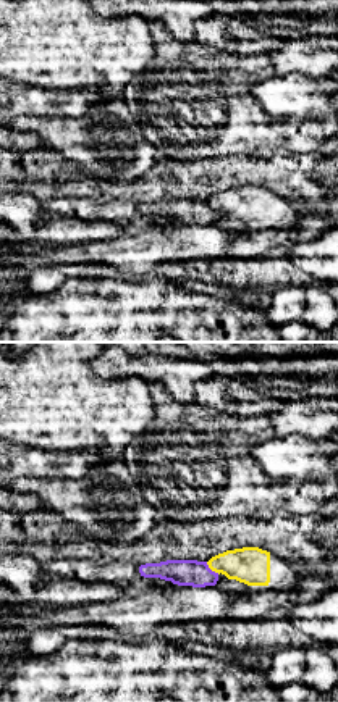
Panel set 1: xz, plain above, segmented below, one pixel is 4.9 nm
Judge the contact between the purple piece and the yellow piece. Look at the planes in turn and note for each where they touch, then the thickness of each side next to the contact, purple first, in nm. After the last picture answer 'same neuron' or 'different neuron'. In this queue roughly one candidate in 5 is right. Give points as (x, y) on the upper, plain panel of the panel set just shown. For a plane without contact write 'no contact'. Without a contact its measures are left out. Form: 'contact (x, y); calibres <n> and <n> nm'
contact (211, 208); calibres 130 and 190 nm

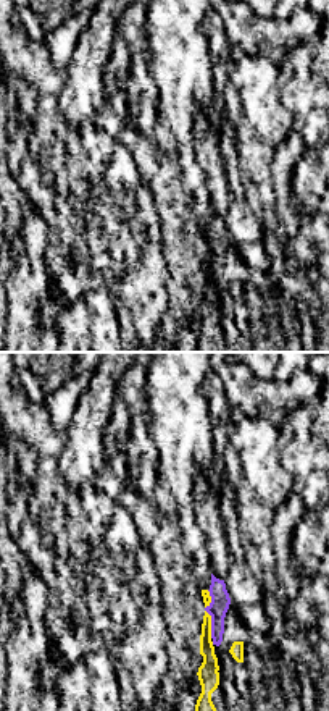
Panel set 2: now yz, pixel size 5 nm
contact (208, 251); calibres 100 and 80 nm

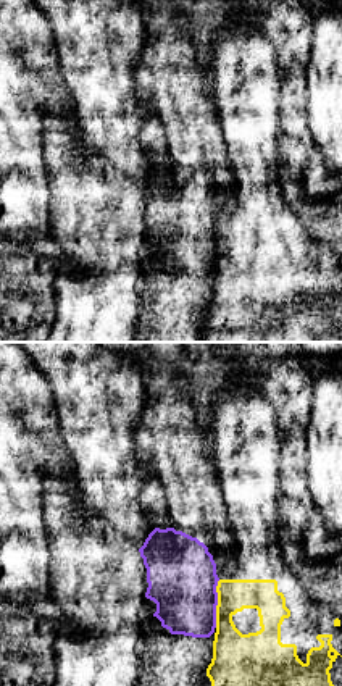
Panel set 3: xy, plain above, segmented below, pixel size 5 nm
contact (216, 242); calibres 340 and 200 nm

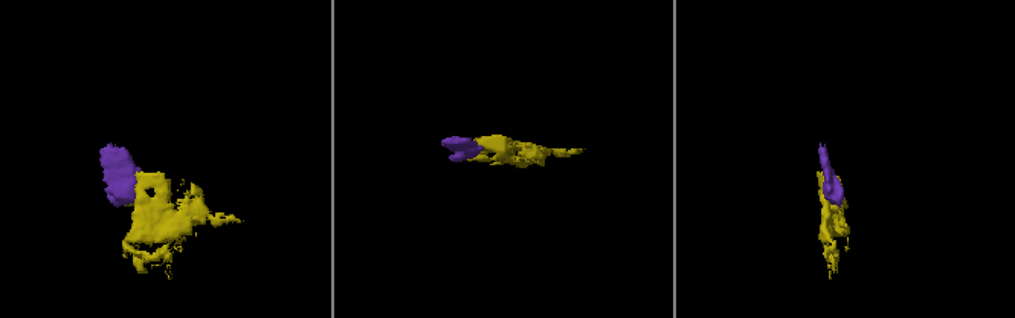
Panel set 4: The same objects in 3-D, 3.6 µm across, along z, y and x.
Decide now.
different neuron

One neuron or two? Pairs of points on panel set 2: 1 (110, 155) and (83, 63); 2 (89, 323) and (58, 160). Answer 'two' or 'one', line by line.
1: two
2: two

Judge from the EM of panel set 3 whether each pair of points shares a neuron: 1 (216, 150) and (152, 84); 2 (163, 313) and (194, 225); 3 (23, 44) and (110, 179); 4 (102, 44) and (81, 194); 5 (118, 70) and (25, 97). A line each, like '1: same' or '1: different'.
1: same
2: same
3: different
4: same
5: different

